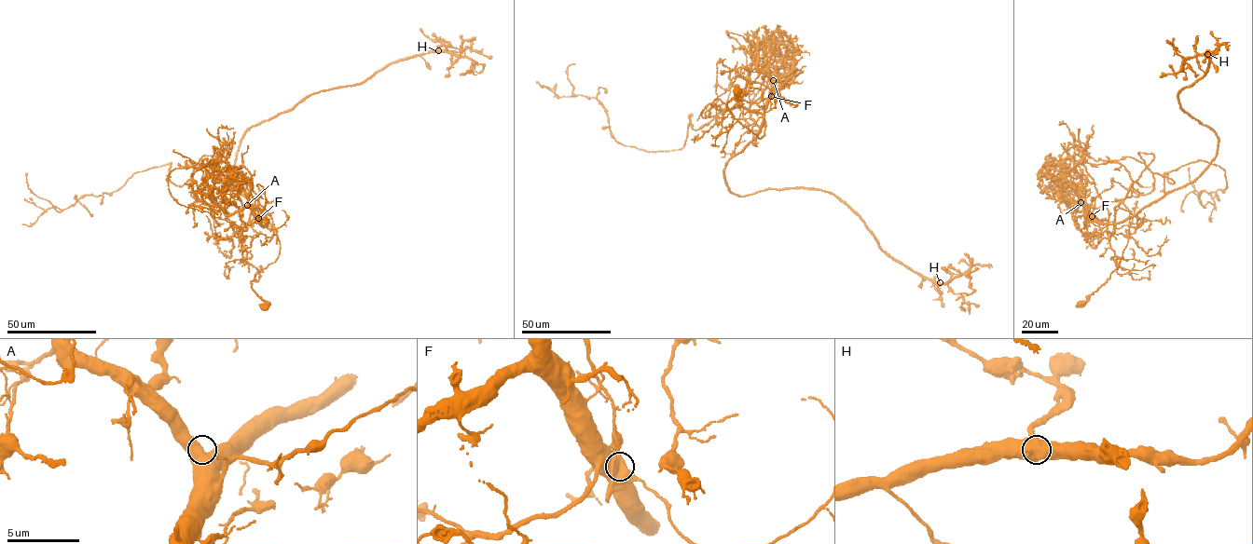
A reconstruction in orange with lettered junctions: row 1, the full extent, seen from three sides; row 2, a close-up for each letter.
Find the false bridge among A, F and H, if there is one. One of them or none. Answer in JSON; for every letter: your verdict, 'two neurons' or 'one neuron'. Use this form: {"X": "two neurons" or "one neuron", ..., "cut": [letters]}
{"A": "one neuron", "F": "two neurons", "H": "one neuron", "cut": ["F"]}

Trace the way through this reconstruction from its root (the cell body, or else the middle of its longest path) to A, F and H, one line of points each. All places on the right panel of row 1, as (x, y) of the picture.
A: (1080, 305), (1119, 264), (1128, 240), (1130, 213), (1120, 202), (1113, 221), (1098, 220), (1080, 202)
F: (1080, 305), (1116, 269), (1130, 234), (1130, 213), (1122, 202), (1116, 206), (1113, 222), (1092, 215)
H: (1080, 305), (1130, 234), (1122, 202), (1093, 213), (1129, 219), (1215, 156), (1177, 100), (1207, 54)

